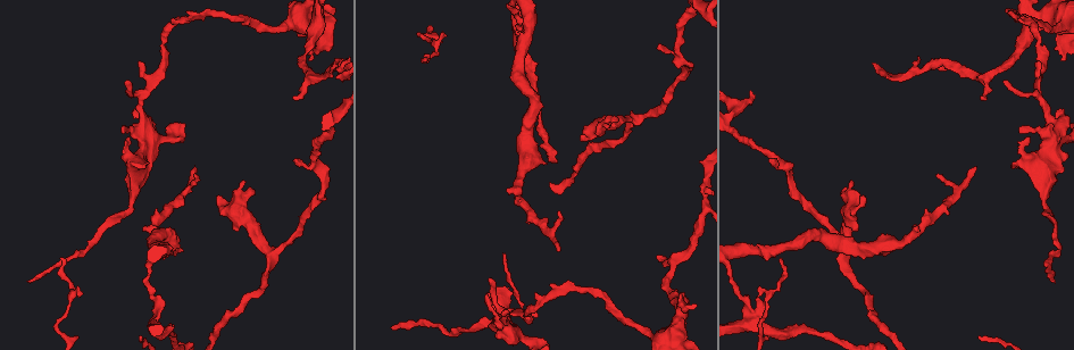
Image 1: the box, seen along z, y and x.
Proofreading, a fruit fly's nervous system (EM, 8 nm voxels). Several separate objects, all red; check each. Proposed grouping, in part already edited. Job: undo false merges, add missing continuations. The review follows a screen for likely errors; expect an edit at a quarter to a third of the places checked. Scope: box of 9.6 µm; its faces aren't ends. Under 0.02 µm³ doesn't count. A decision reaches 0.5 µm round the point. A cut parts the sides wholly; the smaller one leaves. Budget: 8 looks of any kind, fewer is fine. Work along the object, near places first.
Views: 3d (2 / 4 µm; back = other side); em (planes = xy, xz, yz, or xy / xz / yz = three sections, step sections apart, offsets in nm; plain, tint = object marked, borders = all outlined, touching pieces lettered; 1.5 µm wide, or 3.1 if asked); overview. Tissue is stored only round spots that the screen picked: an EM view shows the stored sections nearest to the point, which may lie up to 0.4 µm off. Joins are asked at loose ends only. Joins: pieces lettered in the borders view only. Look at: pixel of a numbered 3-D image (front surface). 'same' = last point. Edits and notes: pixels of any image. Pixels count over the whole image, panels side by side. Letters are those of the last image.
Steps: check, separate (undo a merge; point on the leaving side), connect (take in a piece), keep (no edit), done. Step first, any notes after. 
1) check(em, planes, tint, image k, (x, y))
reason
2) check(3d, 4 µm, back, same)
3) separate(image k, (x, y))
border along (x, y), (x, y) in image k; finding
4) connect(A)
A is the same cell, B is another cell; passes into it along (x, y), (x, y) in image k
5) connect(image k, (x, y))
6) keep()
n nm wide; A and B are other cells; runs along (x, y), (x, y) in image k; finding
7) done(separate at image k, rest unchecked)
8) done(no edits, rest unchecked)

check(3d, 4 µm, image 1, (504, 312))
thin end

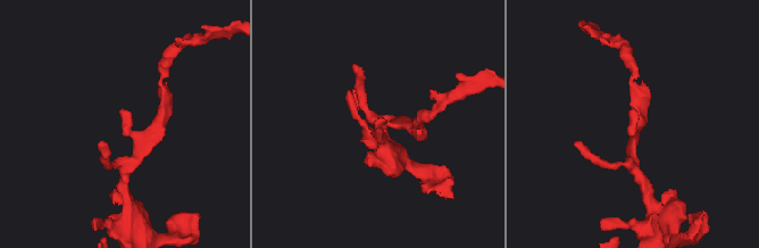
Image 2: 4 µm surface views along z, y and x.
check(em, xy, step 4, borders, image 2, (633, 110))

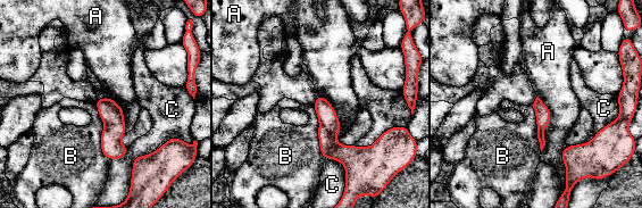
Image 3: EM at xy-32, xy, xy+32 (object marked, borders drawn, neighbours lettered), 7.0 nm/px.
keep()
A, B and C are other cells; runs along (319, 99), (327, 139), (356, 158) in image 3; none of them fits

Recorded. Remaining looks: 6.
check(3d, 4 µm, image 1, (673, 295))
calibre changes

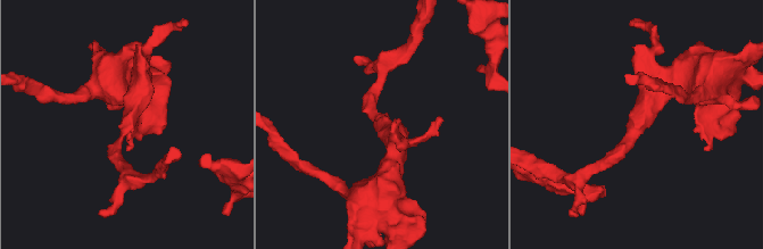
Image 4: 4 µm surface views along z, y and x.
check(em, xz, step 4, tint, image 4, (381, 122))

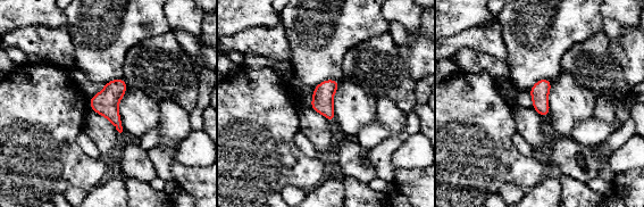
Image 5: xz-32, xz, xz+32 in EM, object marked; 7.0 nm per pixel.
check(em, xz, step 4, borders, same)

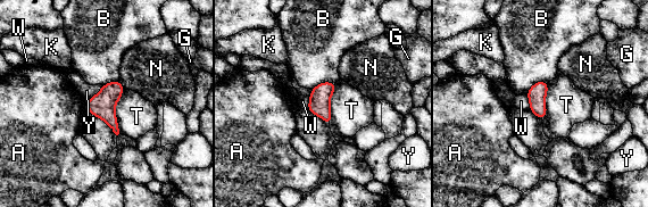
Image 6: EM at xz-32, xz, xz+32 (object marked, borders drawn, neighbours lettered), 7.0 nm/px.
keep()
A, B, G, K, N, T, W and Y are other cells; border along (102, 85), (86, 100) in image 6; all the same cell

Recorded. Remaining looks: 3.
check(em, planes, borders, image 1, (751, 327))
abrupt turn

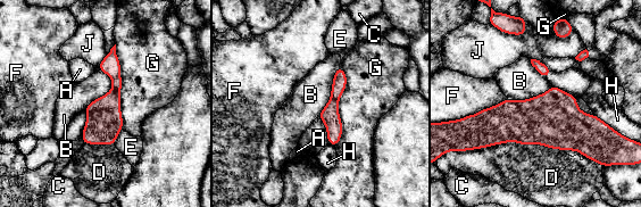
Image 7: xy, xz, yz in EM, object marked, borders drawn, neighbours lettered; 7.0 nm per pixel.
separate(image 7, (105, 110))
260 nm wide; A, B, C, D, E, F, G, H and J are other cells; two cells meet here

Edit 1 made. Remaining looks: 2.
done(separate at image 7, rest unchecked)

